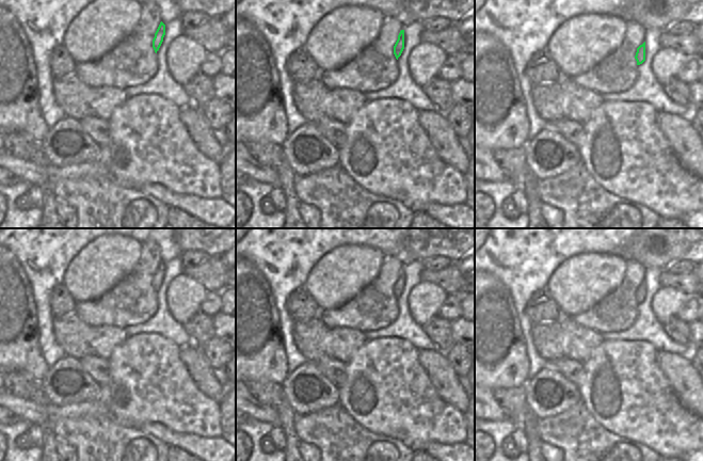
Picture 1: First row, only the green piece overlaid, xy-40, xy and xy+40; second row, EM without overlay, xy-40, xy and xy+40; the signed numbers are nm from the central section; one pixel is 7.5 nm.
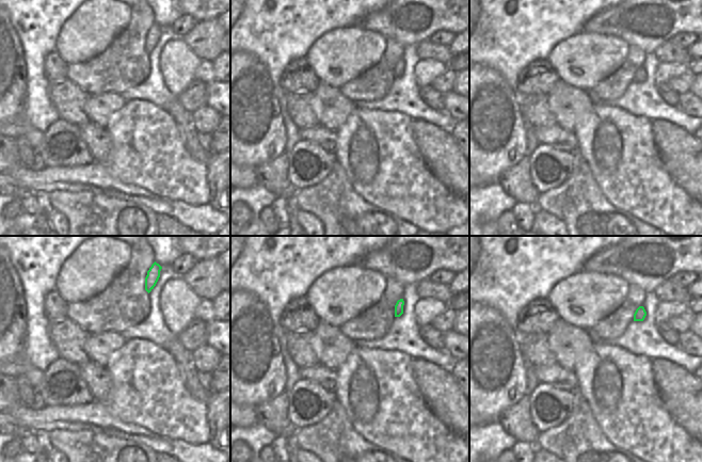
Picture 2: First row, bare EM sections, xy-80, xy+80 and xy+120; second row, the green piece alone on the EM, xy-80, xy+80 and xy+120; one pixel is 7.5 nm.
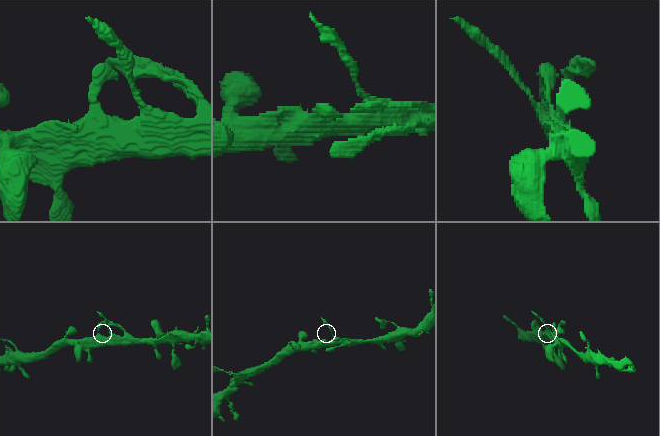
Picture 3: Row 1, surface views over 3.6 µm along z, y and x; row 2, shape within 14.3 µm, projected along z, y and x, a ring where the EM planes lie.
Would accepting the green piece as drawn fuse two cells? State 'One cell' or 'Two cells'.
Two cells

